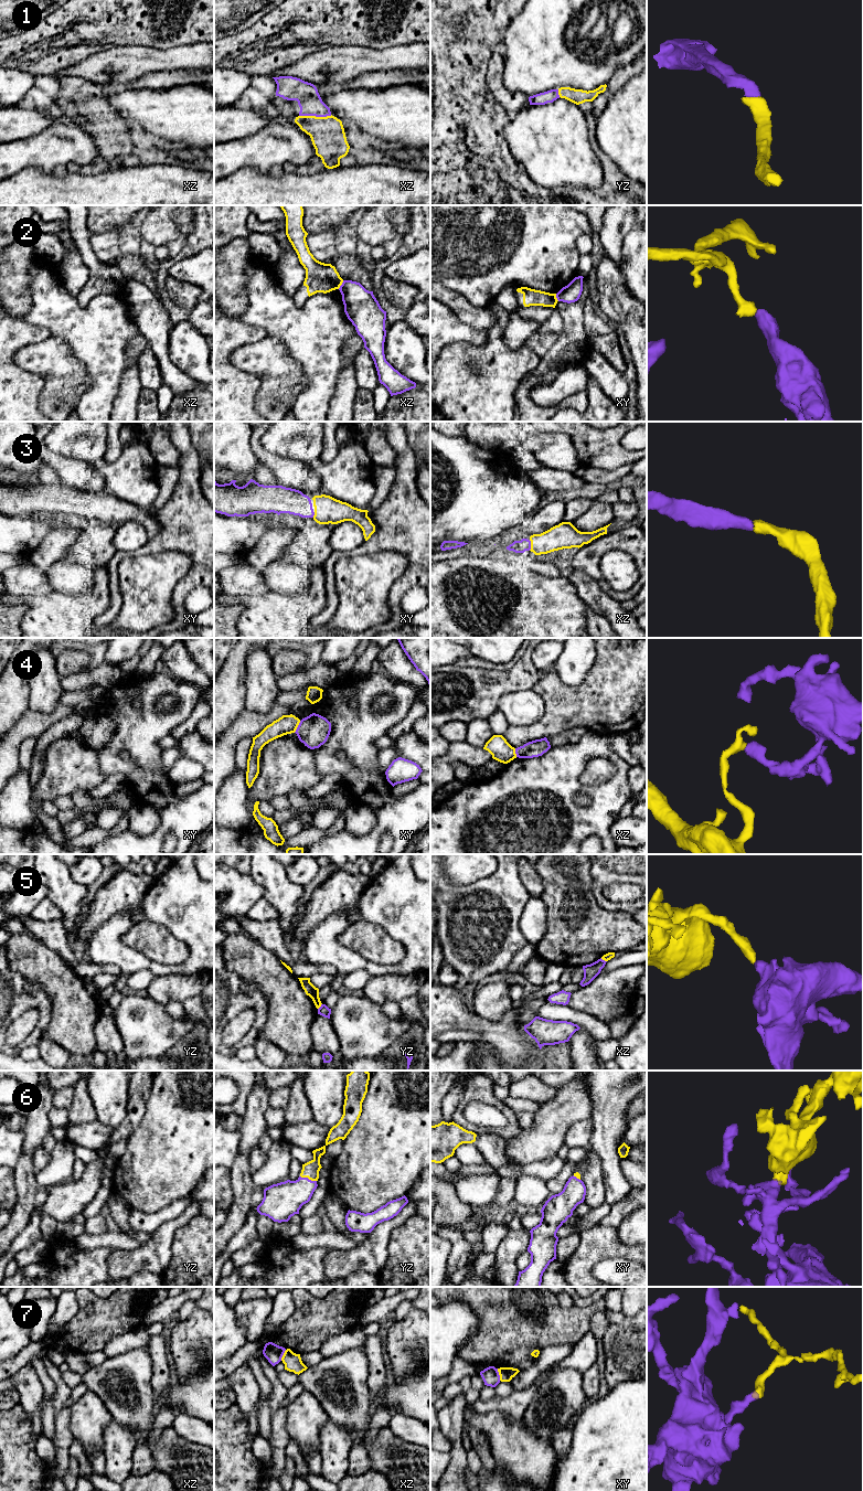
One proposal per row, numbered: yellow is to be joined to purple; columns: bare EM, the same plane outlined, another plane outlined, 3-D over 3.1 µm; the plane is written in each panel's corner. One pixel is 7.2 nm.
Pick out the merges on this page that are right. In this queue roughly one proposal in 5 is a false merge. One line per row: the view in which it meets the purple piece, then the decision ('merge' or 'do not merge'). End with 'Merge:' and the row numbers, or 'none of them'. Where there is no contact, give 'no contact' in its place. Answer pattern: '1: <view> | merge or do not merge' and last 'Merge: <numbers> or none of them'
1: xz | merge
2: xz | do not merge
3: xz | merge
4: xy | do not merge
5: xz | do not merge
6: yz | merge
7: xy | do not merge
Merge: 1, 3, 6

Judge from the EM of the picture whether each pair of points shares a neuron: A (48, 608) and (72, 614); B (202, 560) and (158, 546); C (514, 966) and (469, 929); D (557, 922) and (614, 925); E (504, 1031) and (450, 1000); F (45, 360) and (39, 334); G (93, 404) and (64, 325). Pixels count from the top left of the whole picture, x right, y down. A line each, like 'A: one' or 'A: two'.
A: one
B: one
C: two
D: one
E: one
F: two
G: one

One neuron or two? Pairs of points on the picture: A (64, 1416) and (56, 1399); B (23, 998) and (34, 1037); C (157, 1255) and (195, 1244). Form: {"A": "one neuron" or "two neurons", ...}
{"A": "two neurons", "B": "one neuron", "C": "two neurons"}

